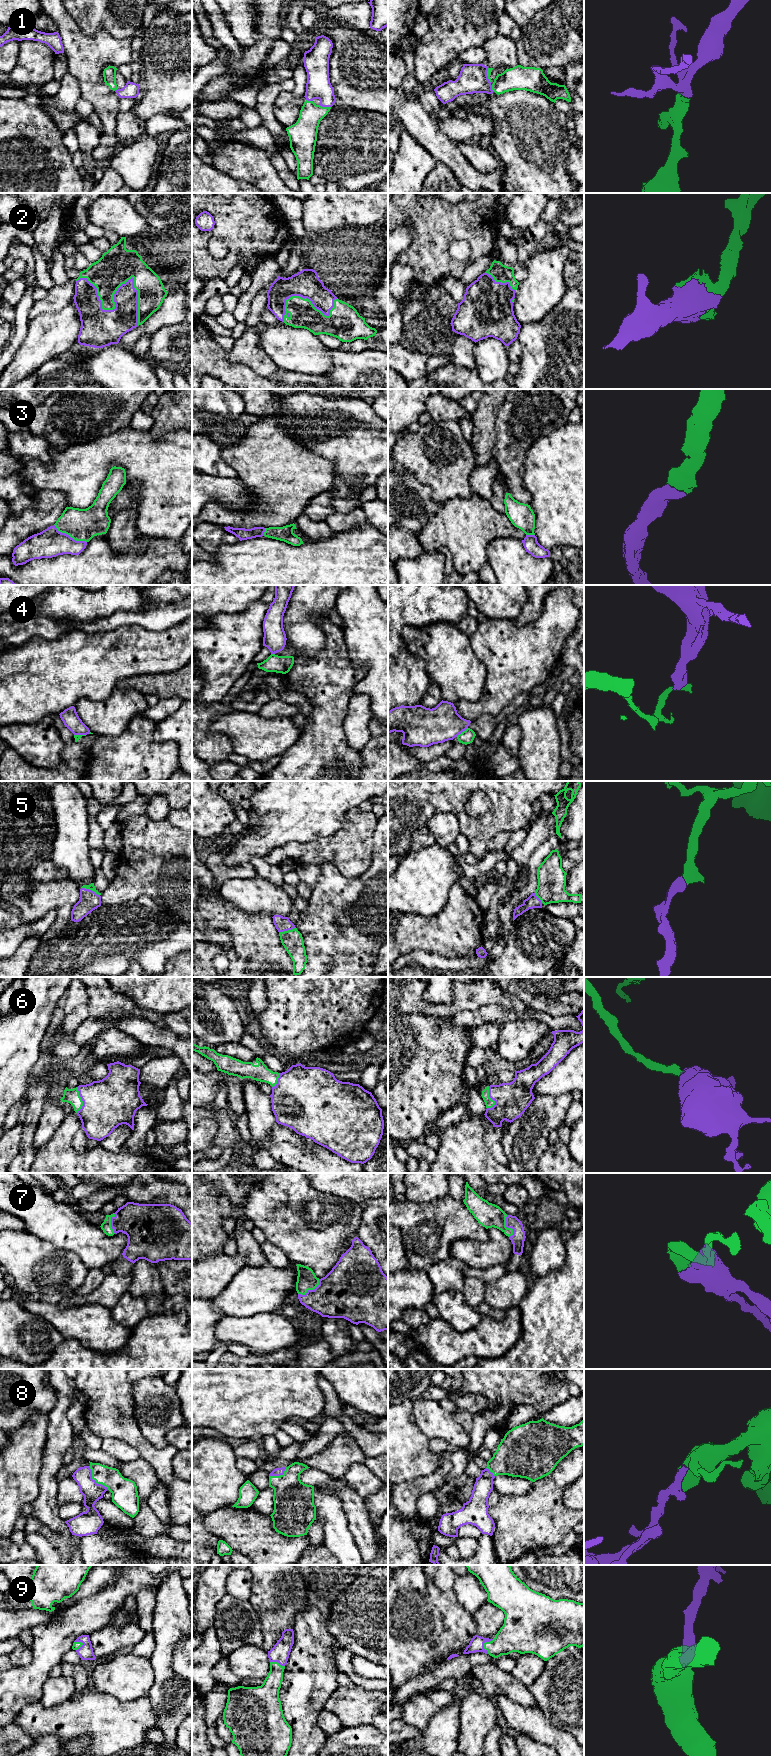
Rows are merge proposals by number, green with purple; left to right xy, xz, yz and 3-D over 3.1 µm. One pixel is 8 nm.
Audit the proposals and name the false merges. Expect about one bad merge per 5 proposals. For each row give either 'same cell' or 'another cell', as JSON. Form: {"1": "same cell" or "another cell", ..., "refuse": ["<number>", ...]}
{"1": "same cell", "2": "same cell", "3": "same cell", "4": "another cell", "5": "same cell", "6": "same cell", "7": "same cell", "8": "same cell", "9": "same cell", "refuse": ["4"]}

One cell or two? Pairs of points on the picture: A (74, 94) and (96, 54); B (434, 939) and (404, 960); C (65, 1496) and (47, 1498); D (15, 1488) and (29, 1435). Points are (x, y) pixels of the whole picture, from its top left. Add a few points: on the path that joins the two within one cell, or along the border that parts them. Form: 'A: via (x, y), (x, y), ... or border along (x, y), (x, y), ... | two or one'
A: border along (68, 71), (76, 79), (82, 96) | two
B: border along (440, 955), (422, 951), (410, 951), (398, 957) | two
C: border along (59, 1482), (57, 1490), (58, 1506) | two
D: via (16, 1475), (16, 1468), (25, 1448) | one

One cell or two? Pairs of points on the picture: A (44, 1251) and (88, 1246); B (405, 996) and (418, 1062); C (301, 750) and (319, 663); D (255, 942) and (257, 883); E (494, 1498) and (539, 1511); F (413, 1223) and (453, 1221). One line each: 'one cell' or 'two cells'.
A: two cells
B: two cells
C: one cell
D: two cells
E: two cells
F: one cell

